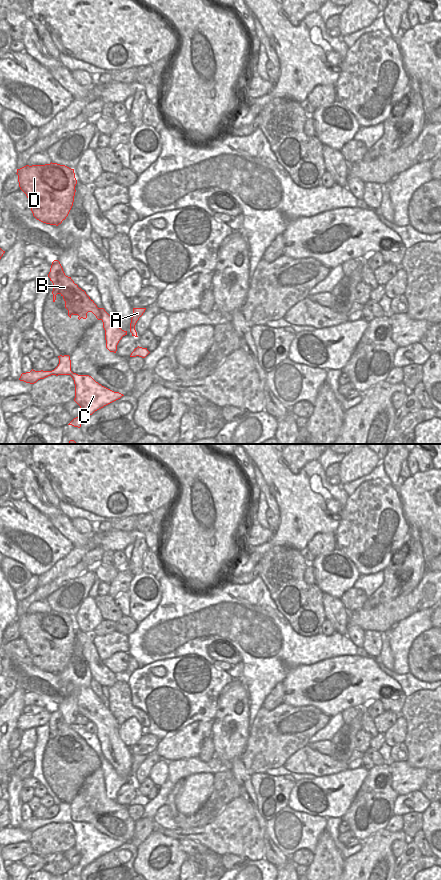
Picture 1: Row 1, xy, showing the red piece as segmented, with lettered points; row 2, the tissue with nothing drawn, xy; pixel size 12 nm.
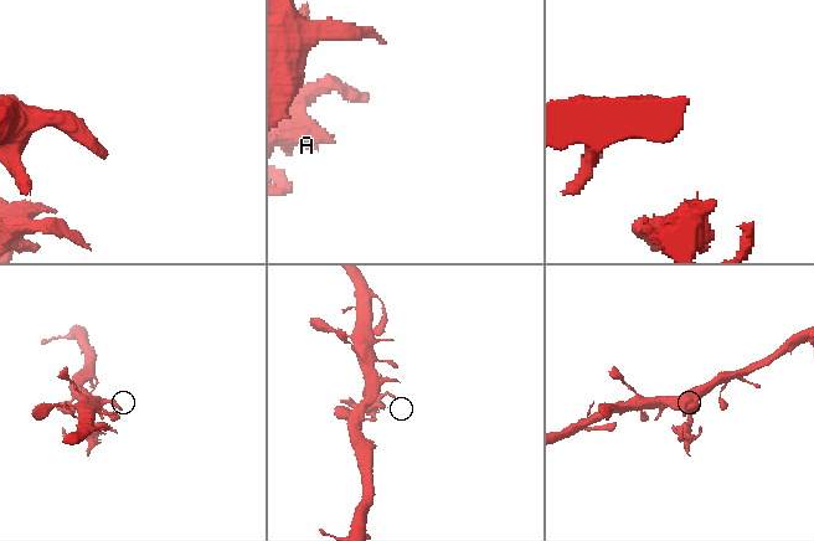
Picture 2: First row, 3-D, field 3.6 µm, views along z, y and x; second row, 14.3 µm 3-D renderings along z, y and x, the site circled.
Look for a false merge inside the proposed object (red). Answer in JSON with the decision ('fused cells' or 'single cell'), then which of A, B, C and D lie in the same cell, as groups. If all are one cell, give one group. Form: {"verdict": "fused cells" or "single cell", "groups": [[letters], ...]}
{"verdict": "fused cells", "groups": [["A", "C"], ["B", "D"]]}

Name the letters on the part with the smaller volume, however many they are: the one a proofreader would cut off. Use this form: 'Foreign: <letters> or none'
Foreign: A, C

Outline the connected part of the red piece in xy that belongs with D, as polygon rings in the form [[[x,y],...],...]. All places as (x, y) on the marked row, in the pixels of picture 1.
[[[57,163],[26,165],[17,169],[20,189],[26,194],[33,216],[46,224],[62,223],[74,202],[74,169]]]

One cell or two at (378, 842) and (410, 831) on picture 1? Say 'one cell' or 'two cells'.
two cells

